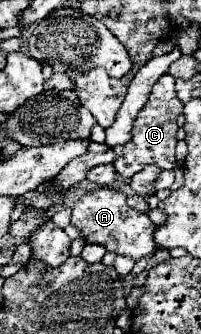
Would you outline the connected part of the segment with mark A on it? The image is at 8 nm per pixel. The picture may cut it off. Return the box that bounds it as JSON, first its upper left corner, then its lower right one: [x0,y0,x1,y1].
[71,188,157,262]

